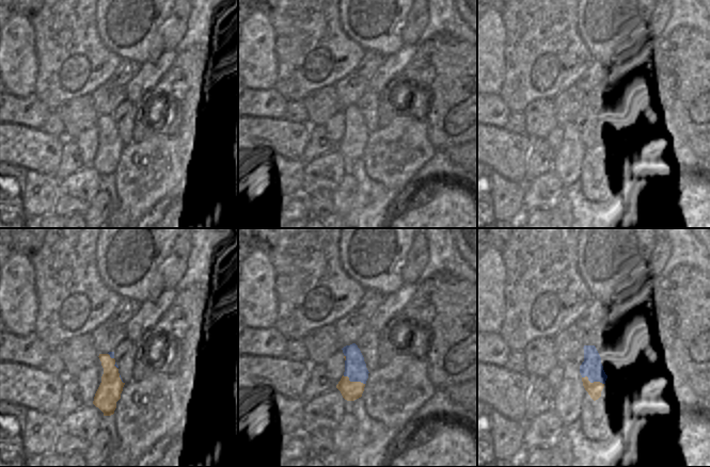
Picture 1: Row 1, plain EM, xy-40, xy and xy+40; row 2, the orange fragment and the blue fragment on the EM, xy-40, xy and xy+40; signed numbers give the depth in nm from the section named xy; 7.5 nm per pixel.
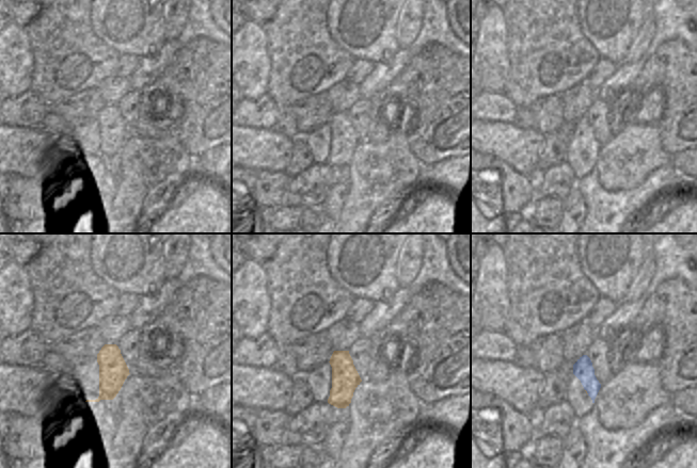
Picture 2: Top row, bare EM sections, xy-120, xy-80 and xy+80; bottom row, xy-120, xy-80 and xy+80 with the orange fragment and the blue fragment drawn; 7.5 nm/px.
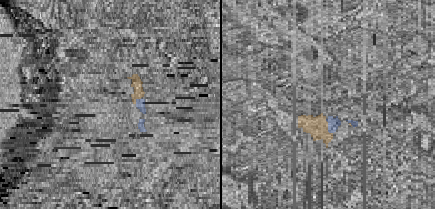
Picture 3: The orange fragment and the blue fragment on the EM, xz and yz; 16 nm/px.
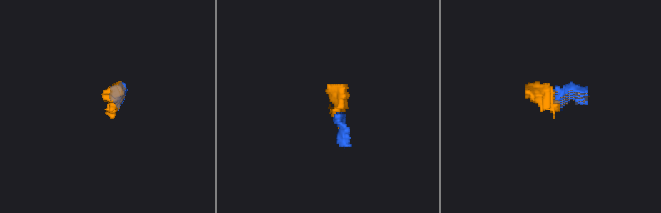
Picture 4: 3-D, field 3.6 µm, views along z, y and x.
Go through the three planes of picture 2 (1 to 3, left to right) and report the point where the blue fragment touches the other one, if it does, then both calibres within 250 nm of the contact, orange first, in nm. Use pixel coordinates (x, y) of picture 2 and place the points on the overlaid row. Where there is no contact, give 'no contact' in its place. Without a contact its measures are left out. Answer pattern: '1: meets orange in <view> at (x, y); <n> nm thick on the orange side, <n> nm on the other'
1: no contact
2: no contact
3: meets orange in xy+80 at (586, 391); 20 nm thick on the orange side, 150 nm on the other

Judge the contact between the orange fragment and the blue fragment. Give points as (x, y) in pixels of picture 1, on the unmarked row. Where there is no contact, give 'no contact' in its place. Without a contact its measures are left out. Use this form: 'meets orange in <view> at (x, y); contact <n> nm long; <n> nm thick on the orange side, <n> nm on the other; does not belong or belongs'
meets orange in xy+40 at (594, 143); contact 180 nm long; 110 nm thick on the orange side, 160 nm on the other; does not belong

